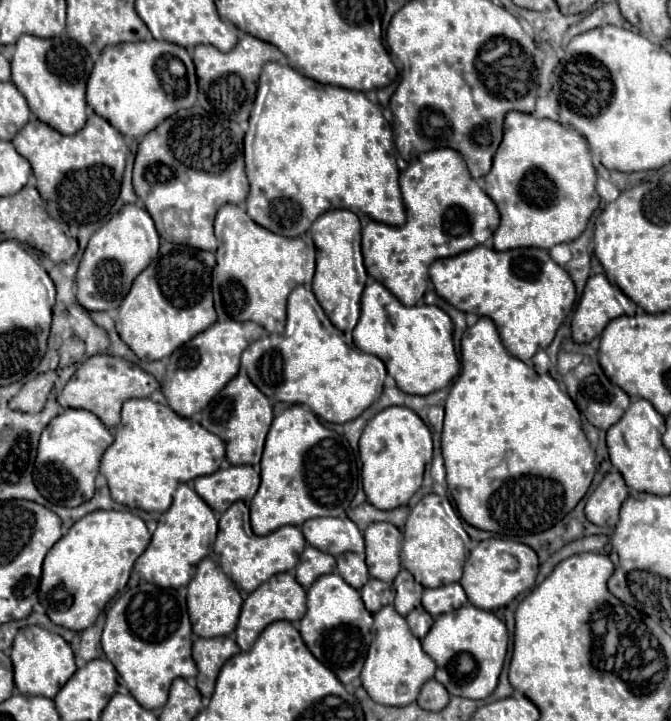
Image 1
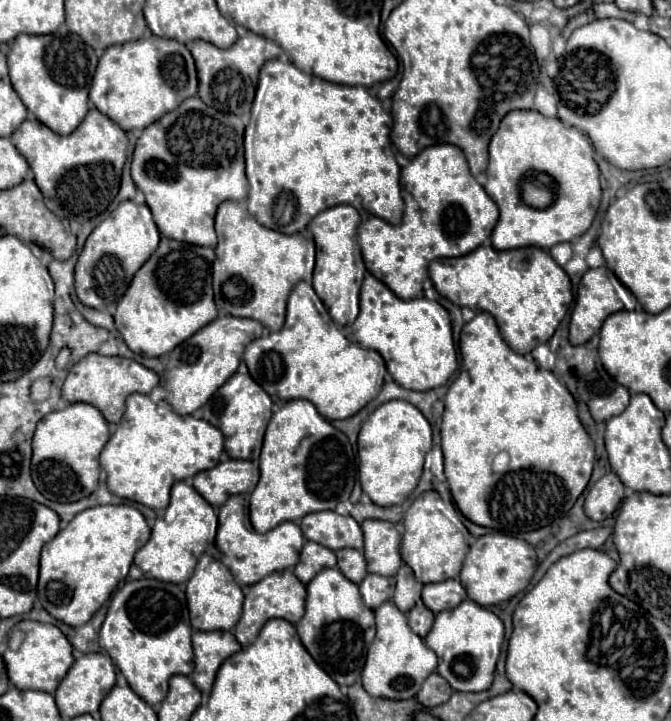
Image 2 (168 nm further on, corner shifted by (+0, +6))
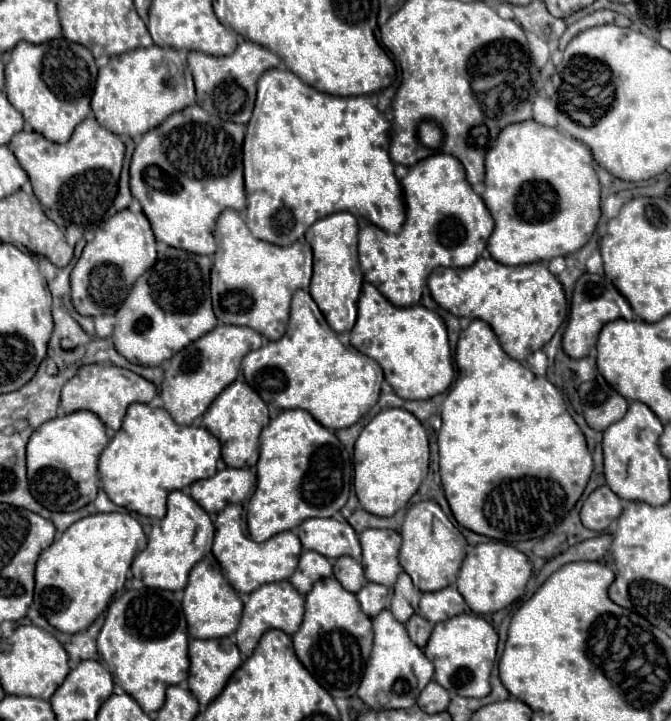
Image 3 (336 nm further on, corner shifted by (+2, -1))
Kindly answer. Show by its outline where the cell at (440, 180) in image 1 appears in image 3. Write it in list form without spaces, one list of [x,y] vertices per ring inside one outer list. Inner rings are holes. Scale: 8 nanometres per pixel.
[[[436,153],[430,155],[408,169],[408,175],[400,181],[406,205],[406,223],[398,235],[388,235],[378,227],[361,228],[358,233],[358,259],[364,279],[396,307],[416,305],[422,297],[422,289],[432,269],[436,267],[468,267],[472,265],[482,251],[486,249],[486,241],[494,229],[494,219],[486,209],[480,195],[476,195],[466,181],[464,167],[454,155]]]

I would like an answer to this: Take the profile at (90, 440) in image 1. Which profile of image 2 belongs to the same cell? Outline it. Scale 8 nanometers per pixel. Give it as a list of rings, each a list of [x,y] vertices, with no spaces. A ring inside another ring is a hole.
[[[78,402],[44,416],[32,438],[32,480],[36,488],[54,502],[76,502],[90,496],[98,486],[98,456],[108,438],[108,422],[96,406]]]

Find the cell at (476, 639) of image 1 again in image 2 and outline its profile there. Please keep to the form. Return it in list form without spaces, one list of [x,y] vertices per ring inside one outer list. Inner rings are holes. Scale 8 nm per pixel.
[[[464,600],[454,610],[436,614],[434,626],[428,636],[424,638],[424,642],[438,656],[438,674],[446,678],[446,682],[454,690],[482,692],[490,688],[496,660],[500,656],[504,640],[504,624],[494,612],[478,606],[472,600]]]

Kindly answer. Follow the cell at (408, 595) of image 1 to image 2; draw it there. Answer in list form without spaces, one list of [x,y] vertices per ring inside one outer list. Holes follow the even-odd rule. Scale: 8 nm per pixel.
[[[402,564],[396,574],[396,592],[394,592],[394,604],[402,610],[408,612],[412,606],[421,600],[423,585],[416,580],[414,572],[410,566]]]

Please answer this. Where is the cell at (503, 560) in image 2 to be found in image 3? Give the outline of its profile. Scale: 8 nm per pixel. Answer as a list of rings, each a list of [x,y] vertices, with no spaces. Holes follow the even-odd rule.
[[[488,541],[488,543],[480,543],[468,551],[468,555],[460,567],[456,587],[460,589],[460,595],[464,597],[466,605],[474,613],[486,615],[486,613],[500,611],[500,609],[508,607],[510,603],[514,603],[516,599],[520,599],[526,591],[526,583],[528,583],[530,575],[532,575],[532,567],[524,553],[516,551],[510,545],[504,545],[500,541]]]

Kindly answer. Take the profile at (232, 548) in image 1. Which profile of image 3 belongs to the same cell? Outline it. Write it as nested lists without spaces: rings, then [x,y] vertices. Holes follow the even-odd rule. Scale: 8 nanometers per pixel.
[[[230,504],[224,511],[220,511],[216,516],[214,526],[212,553],[218,559],[222,574],[237,593],[252,593],[254,589],[258,589],[264,583],[284,581],[284,579],[292,577],[292,573],[298,565],[298,557],[302,553],[300,539],[292,531],[284,531],[284,533],[270,537],[264,543],[256,543],[244,534],[241,507],[236,504]]]

